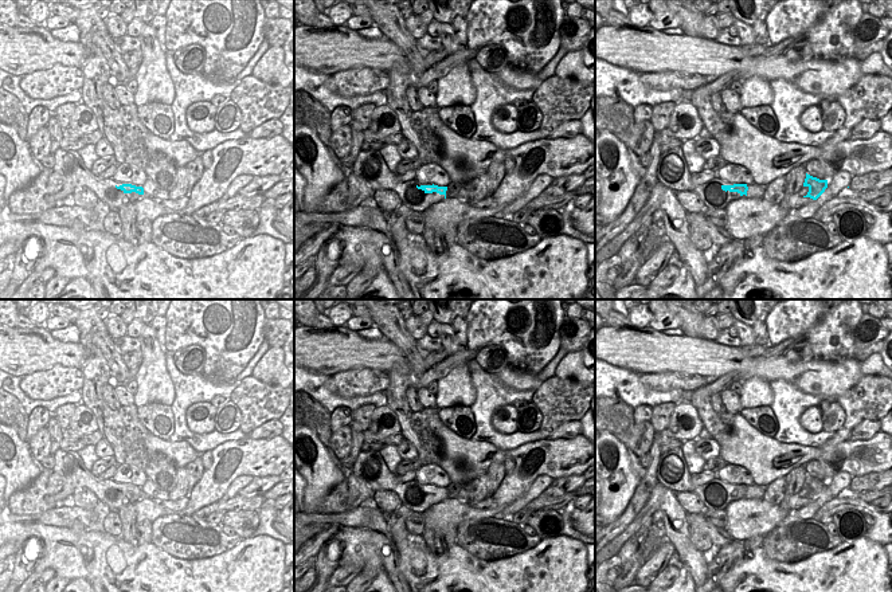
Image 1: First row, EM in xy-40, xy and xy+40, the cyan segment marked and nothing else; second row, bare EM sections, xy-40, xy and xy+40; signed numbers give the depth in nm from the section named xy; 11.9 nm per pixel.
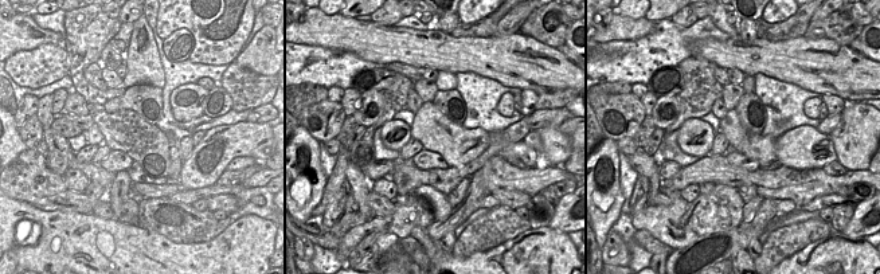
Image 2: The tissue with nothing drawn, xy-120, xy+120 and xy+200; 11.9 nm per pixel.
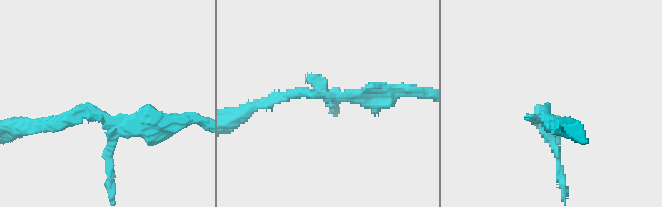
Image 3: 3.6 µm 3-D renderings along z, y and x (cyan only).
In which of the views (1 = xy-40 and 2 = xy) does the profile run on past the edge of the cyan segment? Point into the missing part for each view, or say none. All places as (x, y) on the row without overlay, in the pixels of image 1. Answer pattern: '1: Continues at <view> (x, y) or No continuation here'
1: No continuation here
2: No continuation here

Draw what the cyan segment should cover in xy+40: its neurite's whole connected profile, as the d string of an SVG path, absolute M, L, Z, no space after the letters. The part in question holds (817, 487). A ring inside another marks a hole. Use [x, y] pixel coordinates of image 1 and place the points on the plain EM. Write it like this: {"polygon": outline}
{"polygon": "M806 474L803 487L809 489L807 495L803 498L810 498L813 501L817 501L828 489L828 481L819 481Z"}

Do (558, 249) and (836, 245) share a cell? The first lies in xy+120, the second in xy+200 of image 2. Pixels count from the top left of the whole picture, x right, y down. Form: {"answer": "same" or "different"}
{"answer": "same"}

